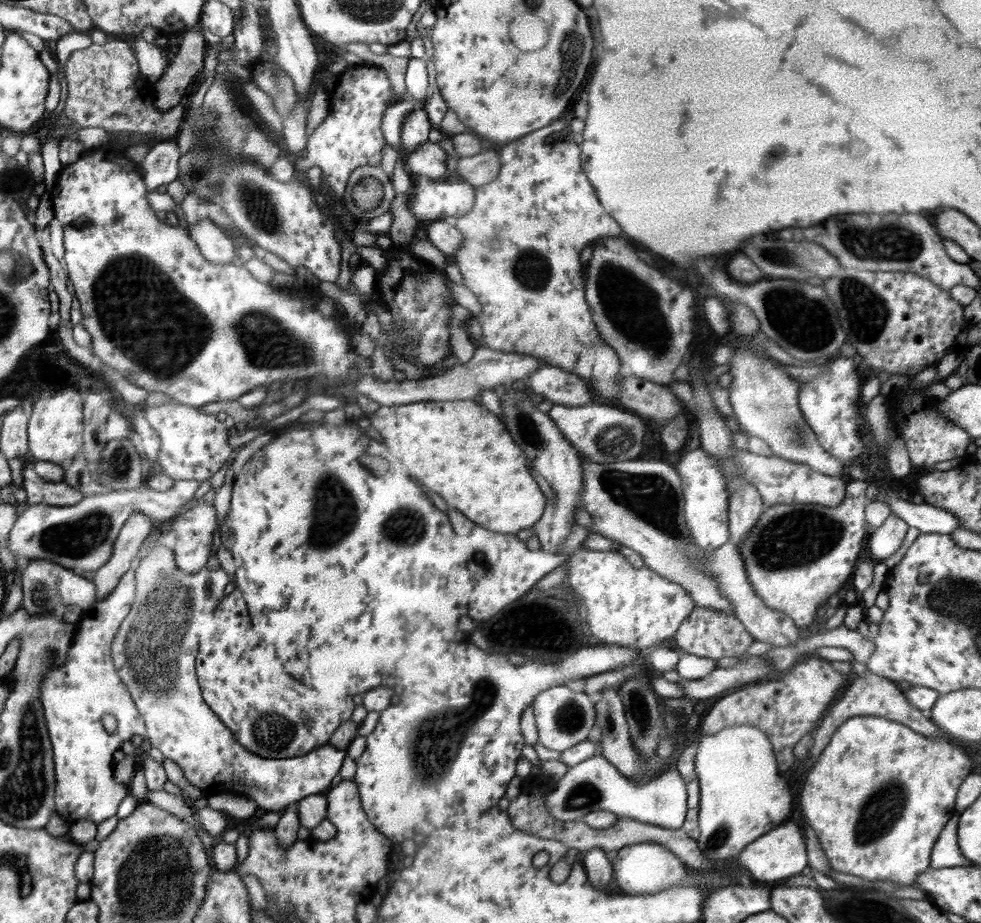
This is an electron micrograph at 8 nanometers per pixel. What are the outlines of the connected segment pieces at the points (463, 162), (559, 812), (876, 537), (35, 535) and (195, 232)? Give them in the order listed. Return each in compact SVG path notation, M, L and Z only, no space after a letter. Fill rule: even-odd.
M482 150L474 156L461 157L457 160L456 174L458 179L481 187L492 182L500 172L500 160L496 152Z
M598 753L576 766L567 768L560 781L550 782L549 790L542 801L552 817L563 821L581 820L586 814L595 811L607 811L619 818L630 818L654 826L678 830L684 824L687 814L687 789L678 769L661 773L656 780L645 786L636 786L612 766L602 754Z
M891 513L868 540L870 558L877 562L894 562L902 542L909 538L910 532L910 527L906 522L895 513Z
M179 480L175 481L172 488L169 488L166 492L152 490L144 484L137 489L102 491L97 495L85 496L78 504L73 504L71 507L35 504L26 508L16 519L13 529L8 535L7 547L16 559L26 558L28 561L49 560L81 574L96 572L110 558L114 541L117 539L120 529L135 510L139 510L139 512L150 518L165 521L172 520L182 511L182 506L186 506L194 500L194 492L198 490L198 486L199 482L196 480Z
M209 218L196 221L187 228L187 231L199 246L202 256L209 262L230 264L238 255L232 237Z

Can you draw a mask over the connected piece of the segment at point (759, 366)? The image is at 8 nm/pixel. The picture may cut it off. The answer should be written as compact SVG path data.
M742 346L736 347L736 353L728 364L728 374L732 376L732 385L728 389L730 404L744 434L760 438L776 457L808 465L826 476L849 479L849 475L844 473L844 464L820 447L816 434L803 417L799 407L801 383L790 377L785 370L780 370L780 366L772 365L770 358L758 358Z

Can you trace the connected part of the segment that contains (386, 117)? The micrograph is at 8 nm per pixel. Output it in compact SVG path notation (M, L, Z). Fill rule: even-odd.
M409 97L408 100L398 102L394 106L388 106L384 111L381 122L381 129L388 145L396 149L401 149L401 130L405 118L416 108L420 107L423 102Z

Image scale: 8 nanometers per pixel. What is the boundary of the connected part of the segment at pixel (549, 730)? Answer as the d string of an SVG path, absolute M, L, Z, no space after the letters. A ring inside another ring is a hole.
M566 684L540 692L531 705L535 714L538 741L550 750L564 752L584 742L595 725L595 706L592 705L590 697L584 691L570 689Z

